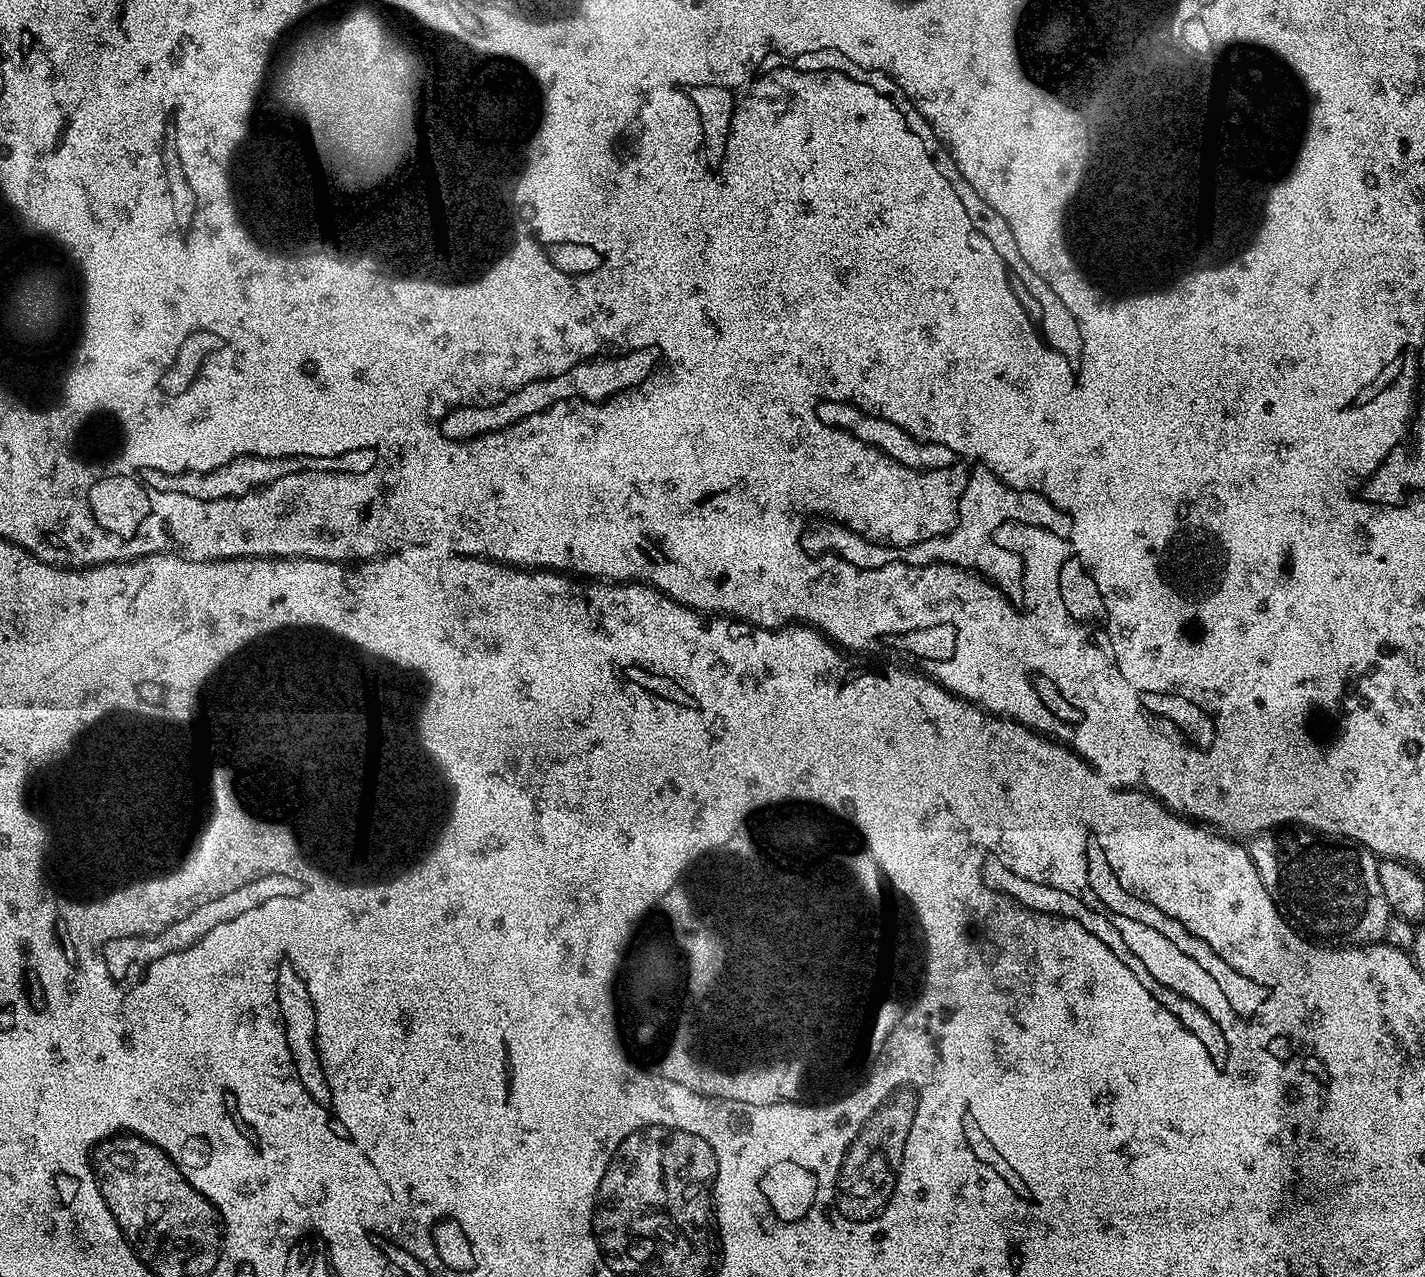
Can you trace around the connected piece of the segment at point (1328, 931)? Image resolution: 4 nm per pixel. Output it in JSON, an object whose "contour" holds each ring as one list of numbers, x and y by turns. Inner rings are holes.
{"contour":[[1281,826,1260,832,1247,841,1246,847,1266,894,1271,896,1277,912,1297,932,1332,946,1359,946,1385,939,1390,909,1386,894,1382,894,1382,882,1378,882,1377,857,1367,848,1343,838,1325,838,1321,833,1299,826]]}

